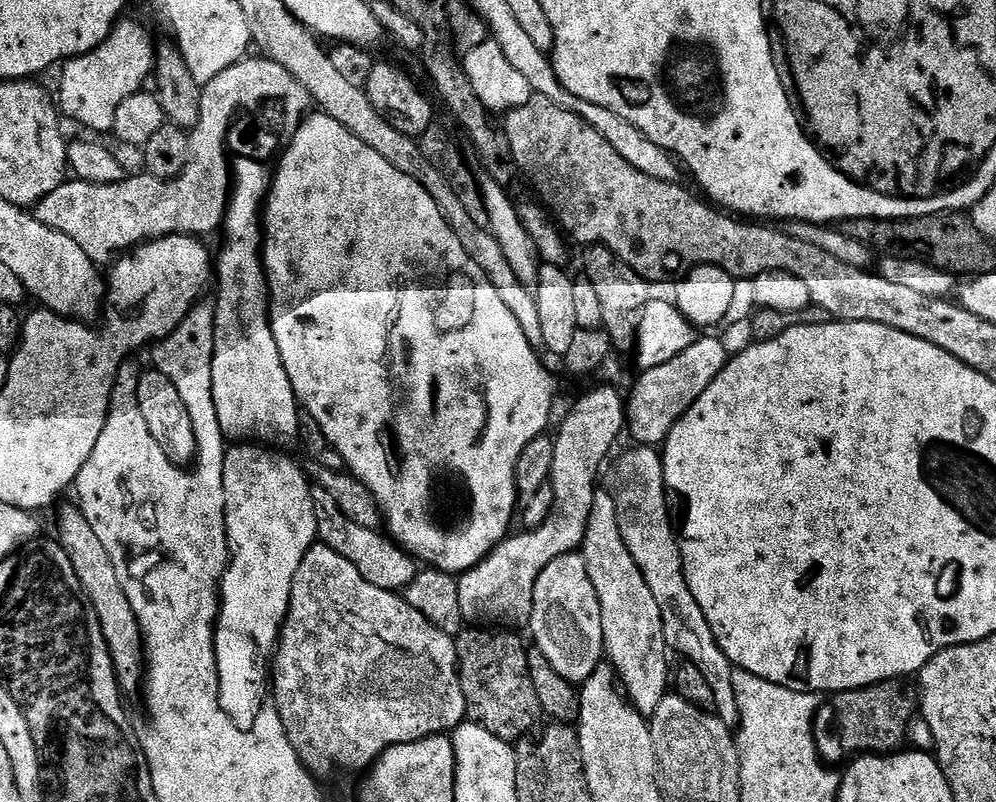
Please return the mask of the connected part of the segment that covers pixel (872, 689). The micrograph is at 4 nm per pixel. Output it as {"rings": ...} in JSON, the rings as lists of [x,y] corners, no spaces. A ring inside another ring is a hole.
{"rings":[[[899,683],[871,684],[869,688],[855,688],[849,692],[835,693],[836,724],[840,727],[840,740],[852,754],[892,754],[905,747],[908,739],[908,724],[914,719],[914,704],[904,697]]]}

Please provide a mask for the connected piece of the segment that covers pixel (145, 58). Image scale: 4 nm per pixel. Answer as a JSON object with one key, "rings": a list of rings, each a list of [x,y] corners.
{"rings":[[[128,20],[119,21],[112,29],[106,39],[104,39],[93,51],[82,56],[73,57],[64,65],[64,76],[60,82],[60,100],[58,96],[58,106],[61,113],[67,118],[86,126],[96,132],[109,133],[113,126],[113,118],[116,116],[117,107],[143,89],[143,84],[148,77],[151,77],[156,61],[156,45],[146,27],[138,22]]]}

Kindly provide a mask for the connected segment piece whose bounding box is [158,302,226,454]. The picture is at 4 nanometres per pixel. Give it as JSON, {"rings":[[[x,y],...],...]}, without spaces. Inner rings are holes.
{"rings":[[[205,302],[195,305],[187,318],[159,343],[159,367],[178,386],[178,394],[182,394],[186,410],[194,422],[196,447],[201,453],[223,453],[226,438],[218,422],[218,410],[214,406],[213,394],[213,330],[215,328],[215,309]]]}

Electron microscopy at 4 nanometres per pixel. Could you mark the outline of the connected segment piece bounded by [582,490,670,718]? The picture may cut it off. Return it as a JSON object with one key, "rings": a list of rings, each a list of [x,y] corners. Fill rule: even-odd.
{"rings":[[[606,490],[597,491],[594,498],[590,522],[584,535],[582,555],[586,562],[586,570],[590,574],[590,582],[594,582],[594,590],[602,606],[602,630],[607,663],[615,670],[629,702],[645,718],[650,718],[660,709],[661,702],[670,692],[670,668],[668,672],[670,649],[664,640],[662,610],[658,610],[658,602],[654,602],[654,594],[650,594],[650,586],[646,586],[646,578],[642,578],[642,570],[638,570],[638,562],[634,562],[622,538],[620,517],[616,515],[614,498]]]}

